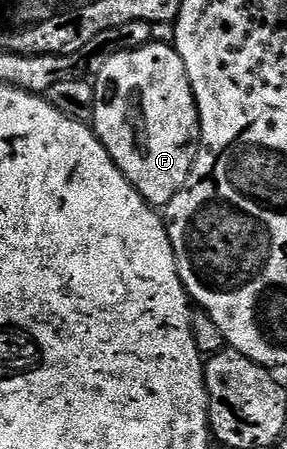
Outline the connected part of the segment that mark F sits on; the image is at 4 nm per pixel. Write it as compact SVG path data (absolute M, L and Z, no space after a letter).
M151 41L140 49L132 49L124 53L116 53L116 57L108 57L108 62L104 64L104 69L100 69L100 73L93 80L93 84L94 118L92 120L92 130L94 134L98 136L98 140L102 142L104 149L120 169L120 173L124 173L124 177L140 193L140 197L144 197L144 201L149 203L151 208L166 208L172 201L172 197L176 197L176 193L180 193L180 189L184 189L184 185L192 173L194 158L198 155L198 146L202 140L202 122L198 119L198 106L194 100L192 85L188 81L188 73L184 69L184 61L180 61L178 52L174 50L169 42L157 43L157 41Z

